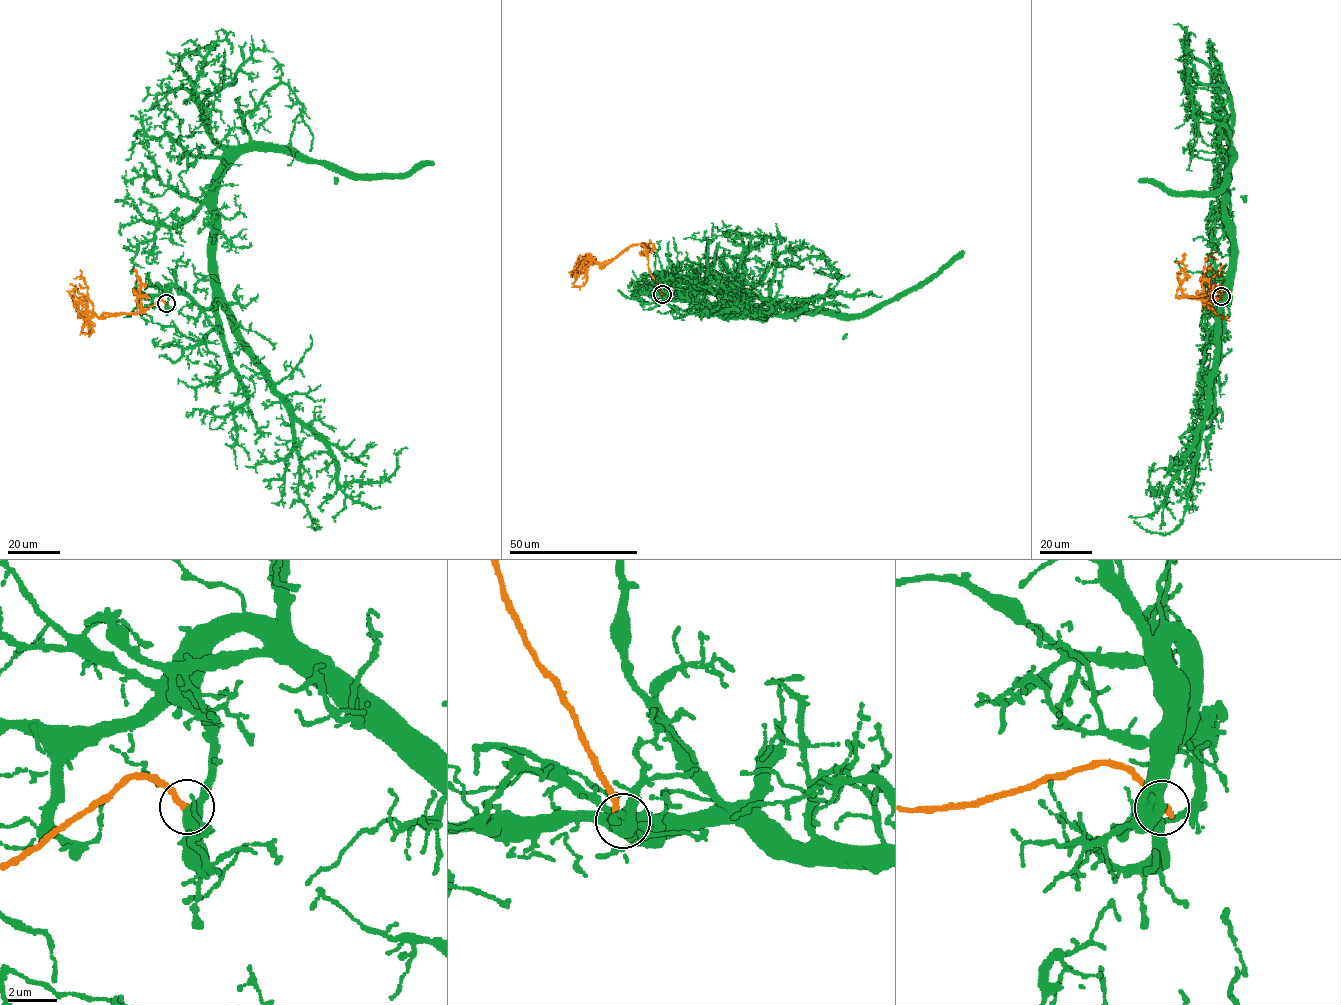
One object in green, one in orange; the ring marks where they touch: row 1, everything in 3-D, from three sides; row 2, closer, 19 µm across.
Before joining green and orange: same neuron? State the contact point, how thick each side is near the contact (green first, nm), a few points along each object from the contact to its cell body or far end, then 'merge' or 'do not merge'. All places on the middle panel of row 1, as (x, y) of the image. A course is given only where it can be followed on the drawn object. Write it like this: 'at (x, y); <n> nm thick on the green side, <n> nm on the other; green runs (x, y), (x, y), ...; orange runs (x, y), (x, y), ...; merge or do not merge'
at (662, 294); 440 nm thick on the green side, 360 nm on the other; green runs (661, 293), (702, 301), (715, 309), (732, 293), (807, 311), (861, 315), (923, 286), (964, 252); orange runs (661, 294), (648, 267), (646, 249), (640, 244), (631, 245), (601, 263), (594, 262), (593, 257), (578, 268); do not merge

